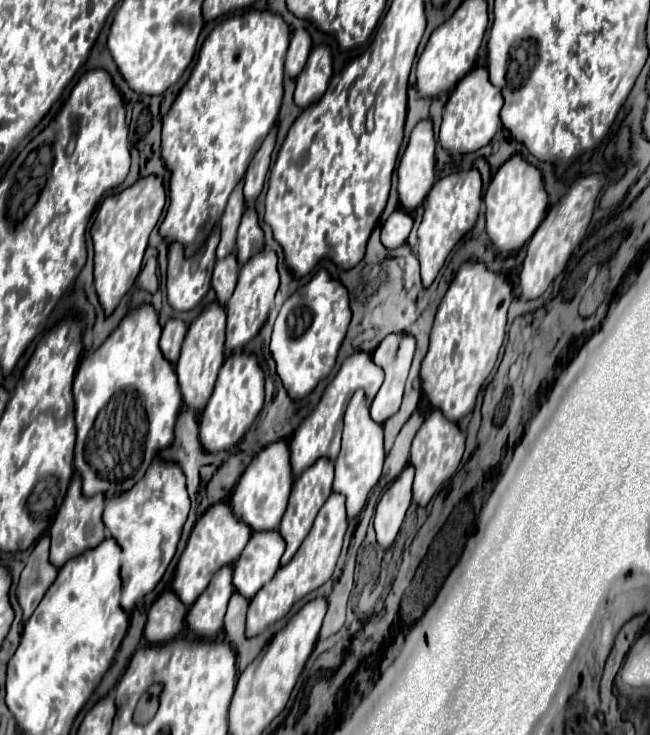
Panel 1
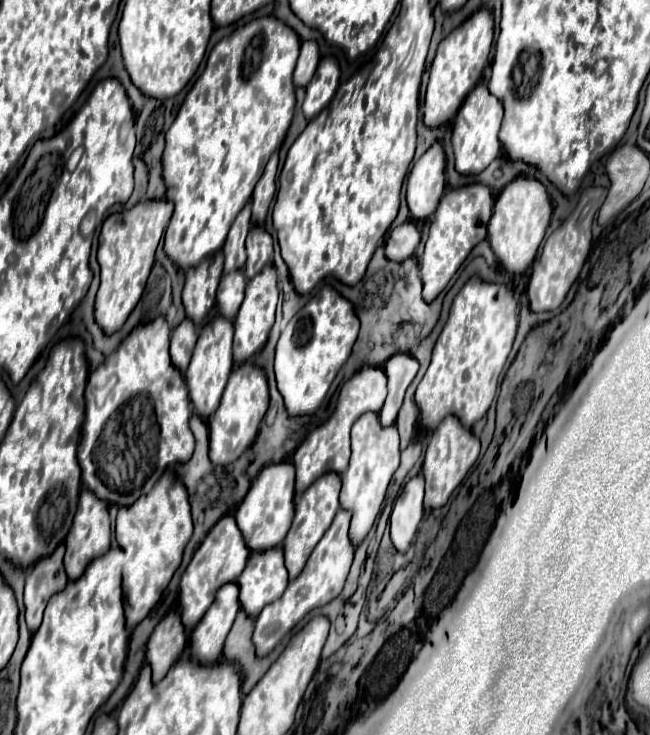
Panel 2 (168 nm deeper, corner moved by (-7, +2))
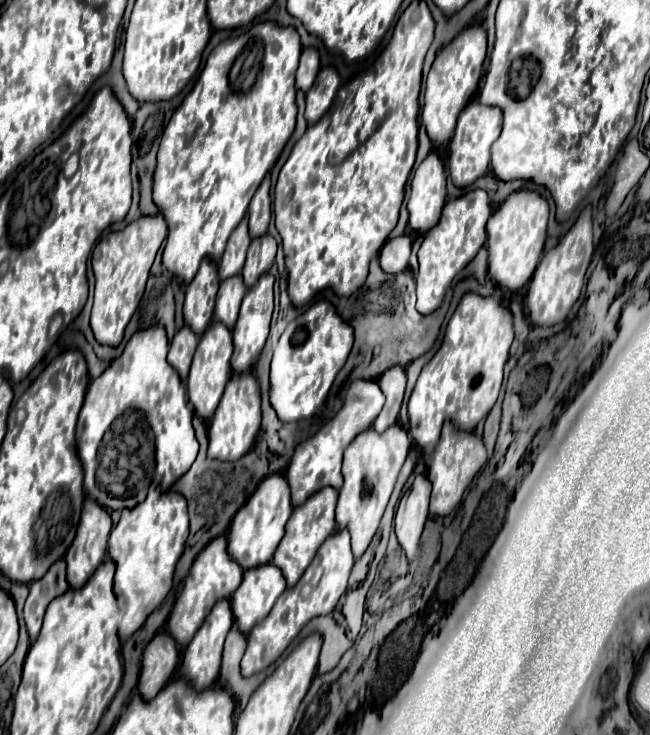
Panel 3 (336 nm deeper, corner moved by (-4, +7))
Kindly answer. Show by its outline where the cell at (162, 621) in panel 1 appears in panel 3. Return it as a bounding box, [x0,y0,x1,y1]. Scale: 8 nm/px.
[138,632,178,700]

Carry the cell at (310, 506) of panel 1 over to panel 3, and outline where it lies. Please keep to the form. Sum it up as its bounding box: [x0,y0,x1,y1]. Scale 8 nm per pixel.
[272,486,338,586]

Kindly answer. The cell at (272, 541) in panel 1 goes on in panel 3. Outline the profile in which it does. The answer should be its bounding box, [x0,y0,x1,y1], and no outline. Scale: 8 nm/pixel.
[230,564,286,634]

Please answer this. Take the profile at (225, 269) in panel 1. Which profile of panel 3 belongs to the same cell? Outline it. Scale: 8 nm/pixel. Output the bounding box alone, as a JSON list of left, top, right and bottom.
[214,276,246,330]

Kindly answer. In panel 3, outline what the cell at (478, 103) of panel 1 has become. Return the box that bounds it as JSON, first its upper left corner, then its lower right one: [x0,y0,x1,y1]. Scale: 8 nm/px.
[448,100,502,188]

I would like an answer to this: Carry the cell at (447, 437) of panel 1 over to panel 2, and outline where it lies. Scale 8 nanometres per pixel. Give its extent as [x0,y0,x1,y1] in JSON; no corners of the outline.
[423,415,481,509]

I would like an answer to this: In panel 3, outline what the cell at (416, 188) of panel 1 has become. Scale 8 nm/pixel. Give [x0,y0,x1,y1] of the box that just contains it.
[408,152,446,232]

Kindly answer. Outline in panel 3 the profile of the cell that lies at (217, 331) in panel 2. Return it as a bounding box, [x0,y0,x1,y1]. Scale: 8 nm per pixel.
[188,322,232,420]

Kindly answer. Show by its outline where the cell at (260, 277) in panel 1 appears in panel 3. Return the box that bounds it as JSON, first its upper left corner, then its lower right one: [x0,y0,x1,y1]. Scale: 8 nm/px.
[232,274,274,372]

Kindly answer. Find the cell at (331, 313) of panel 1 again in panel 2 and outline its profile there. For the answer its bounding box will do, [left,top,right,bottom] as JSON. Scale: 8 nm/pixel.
[275,287,359,417]

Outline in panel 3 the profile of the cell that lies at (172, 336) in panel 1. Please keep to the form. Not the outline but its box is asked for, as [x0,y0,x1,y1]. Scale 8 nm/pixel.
[168,326,198,382]

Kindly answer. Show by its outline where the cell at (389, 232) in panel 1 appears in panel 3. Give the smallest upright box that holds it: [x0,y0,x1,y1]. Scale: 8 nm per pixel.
[380,234,412,274]

